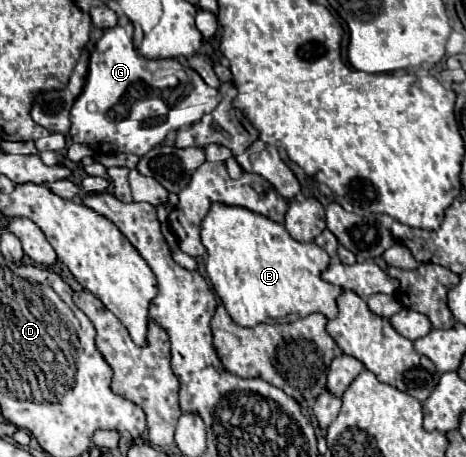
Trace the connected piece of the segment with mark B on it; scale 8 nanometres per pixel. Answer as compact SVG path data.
M221 202L211 206L201 222L199 234L207 250L207 278L239 326L251 328L289 314L307 316L319 312L329 320L337 316L335 300L341 290L321 280L321 272L329 266L329 254L315 242L297 242L283 224L241 206Z

